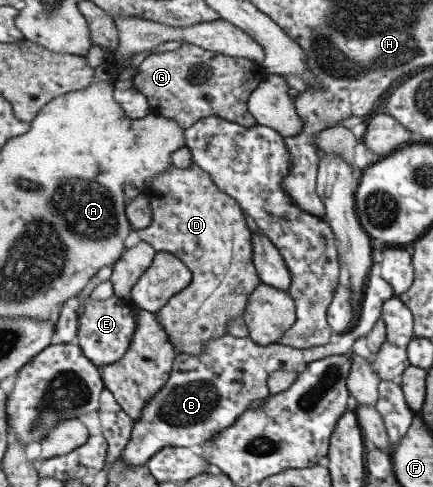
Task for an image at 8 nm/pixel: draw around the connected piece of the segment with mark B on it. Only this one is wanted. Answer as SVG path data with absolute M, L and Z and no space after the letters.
M373 262L361 295L357 325L340 334L336 343L330 341L326 345L294 349L278 343L259 346L248 337L238 338L226 334L209 339L199 356L176 354L168 379L144 404L139 418L133 421L127 445L124 445L119 454L122 464L144 466L162 447L201 446L237 421L252 400L260 400L269 395L266 380L272 372L280 369L300 371L316 359L349 353L352 343L359 337L364 337L380 319L384 301L393 296L392 286L380 277L377 263Z

